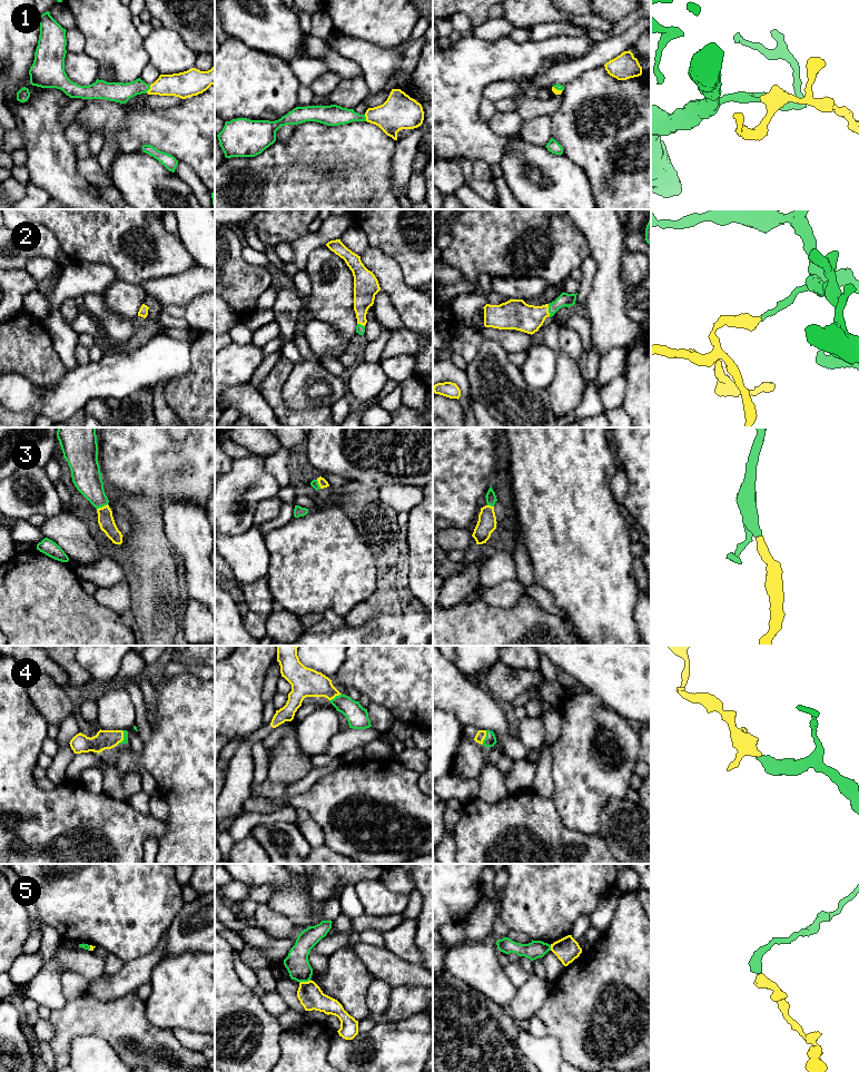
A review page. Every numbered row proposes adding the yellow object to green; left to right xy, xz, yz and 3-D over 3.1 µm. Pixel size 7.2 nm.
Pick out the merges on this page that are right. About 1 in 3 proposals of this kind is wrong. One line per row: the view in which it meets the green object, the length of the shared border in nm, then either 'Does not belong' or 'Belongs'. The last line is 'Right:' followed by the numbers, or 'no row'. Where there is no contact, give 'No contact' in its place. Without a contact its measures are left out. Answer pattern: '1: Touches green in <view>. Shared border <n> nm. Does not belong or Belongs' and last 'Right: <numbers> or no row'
1: Touches green in xy. Shared border 70 nm. Belongs
2: Touches green in yz. Shared border 90 nm. Belongs
3: Touches green in xy. Shared border 90 nm. Belongs
4: Touches green in yz. Shared border 110 nm. Belongs
5: Touches green in xz. Shared border 90 nm. Does not belong
Right: 1, 2, 3, 4

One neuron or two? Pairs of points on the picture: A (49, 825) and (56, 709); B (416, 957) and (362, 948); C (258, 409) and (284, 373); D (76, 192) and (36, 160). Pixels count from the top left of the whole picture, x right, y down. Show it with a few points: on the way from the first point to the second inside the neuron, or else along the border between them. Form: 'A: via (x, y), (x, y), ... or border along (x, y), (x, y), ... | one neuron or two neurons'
A: border along (32, 704), (49, 725) | two neurons
B: border along (384, 946), (400, 957), (420, 964) | two neurons
C: border along (258, 391), (276, 415) | two neurons
D: via (66, 184), (46, 164) | one neuron

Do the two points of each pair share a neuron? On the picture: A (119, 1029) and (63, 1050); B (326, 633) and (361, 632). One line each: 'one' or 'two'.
A: one
B: one

